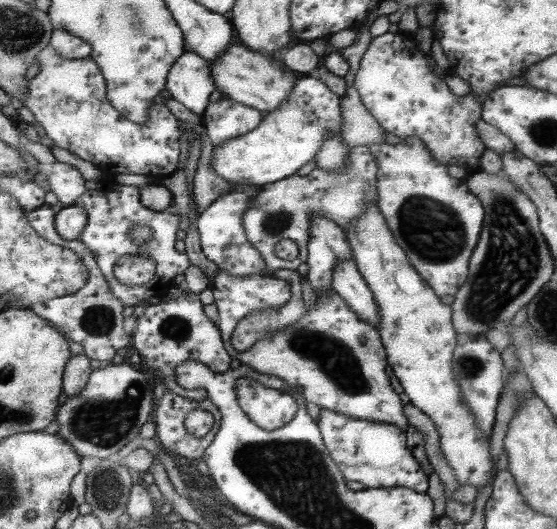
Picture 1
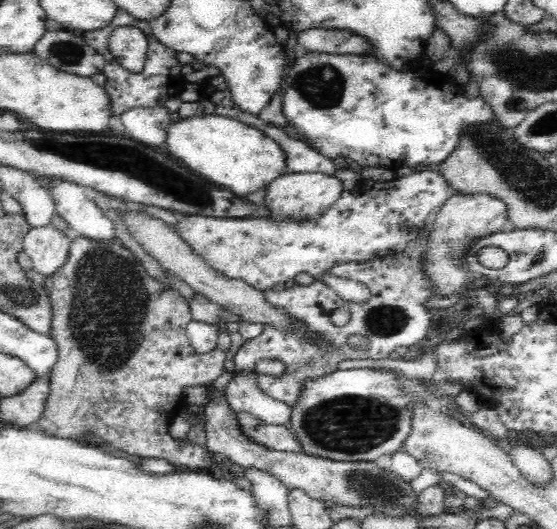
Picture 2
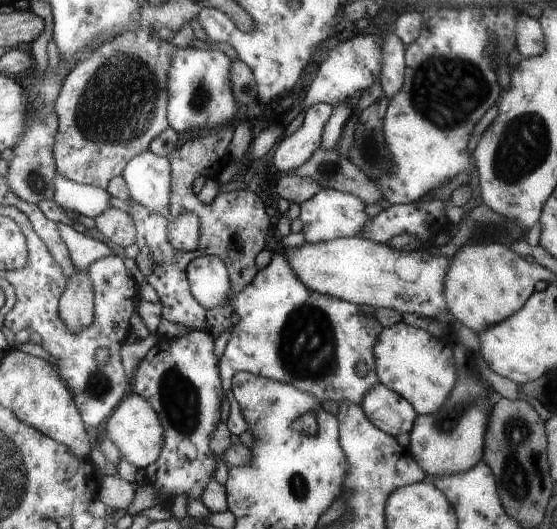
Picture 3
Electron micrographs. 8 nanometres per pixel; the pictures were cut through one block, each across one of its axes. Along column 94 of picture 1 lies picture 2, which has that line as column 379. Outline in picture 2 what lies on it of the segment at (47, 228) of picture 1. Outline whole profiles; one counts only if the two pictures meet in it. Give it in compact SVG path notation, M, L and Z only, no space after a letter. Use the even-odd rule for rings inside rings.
M402 250L402 252L390 252L386 256L374 256L372 260L366 260L366 262L364 260L362 262L338 262L336 266L314 276L314 282L308 286L300 286L298 282L294 282L292 288L284 288L282 292L274 292L272 288L260 290L268 302L272 302L280 308L286 308L292 318L306 322L308 330L318 332L332 344L340 346L342 354L322 356L318 352L312 352L310 346L302 344L298 338L294 338L290 334L282 334L274 328L266 328L262 336L246 342L240 348L240 352L236 354L236 370L250 368L254 364L254 360L258 360L258 358L280 358L284 362L282 374L280 376L260 376L260 388L264 388L264 392L268 396L274 396L276 400L292 406L296 400L298 386L302 384L302 380L306 376L322 376L326 372L338 370L338 364L344 362L344 358L348 358L348 360L356 360L356 358L358 360L364 360L364 358L380 360L380 358L388 358L388 354L400 346L414 348L412 344L418 344L418 342L430 338L432 312L426 304L438 294L438 286L436 286L434 274L428 270L426 256L428 254L406 254ZM326 276L350 278L350 280L358 280L362 284L366 284L372 290L372 298L370 298L368 306L344 304L342 300L338 300L336 294L326 286L326 282L324 282ZM342 306L346 306L350 310L352 318L348 324L338 328L332 324L330 314ZM352 336L366 338L368 348L366 350L352 348L352 344L350 344Z

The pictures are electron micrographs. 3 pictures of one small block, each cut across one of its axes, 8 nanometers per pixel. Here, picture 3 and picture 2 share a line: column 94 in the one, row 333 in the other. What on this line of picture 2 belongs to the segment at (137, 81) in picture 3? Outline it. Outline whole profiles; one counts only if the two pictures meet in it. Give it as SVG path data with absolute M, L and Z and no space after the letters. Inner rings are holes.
M72 236L72 242L70 242L70 250L68 250L68 258L66 262L56 268L50 276L46 276L44 280L46 284L42 284L48 294L50 294L50 300L52 300L52 314L54 314L54 328L52 328L52 338L58 342L58 362L54 364L54 368L50 370L50 396L46 398L46 408L42 412L42 416L38 418L36 422L36 428L40 430L46 430L50 432L52 436L56 438L68 438L68 440L80 440L82 442L82 434L84 432L90 432L102 440L106 440L110 446L114 448L120 448L128 454L136 454L138 458L160 458L160 460L166 460L170 462L170 466L174 468L180 468L182 472L188 470L188 472L202 472L202 470L212 470L216 472L216 464L220 464L222 460L226 460L226 454L220 454L220 452L212 452L208 450L208 446L196 446L194 442L188 444L188 442L182 442L180 438L174 438L170 434L170 426L168 426L168 418L172 414L172 406L182 400L182 394L184 394L184 388L190 388L190 386L198 386L198 384L204 384L204 382L216 382L218 376L222 376L226 370L224 370L224 360L226 360L226 352L222 348L214 348L212 352L206 352L206 354L194 354L192 346L190 346L190 340L186 336L186 326L188 322L192 320L192 310L190 310L190 304L186 300L186 296L182 296L176 288L160 282L158 278L150 276L146 272L146 268L142 266L142 262L132 254L132 250L128 250L120 238L112 236L112 238L104 238L104 240L96 240L96 238L90 238L90 236Z

